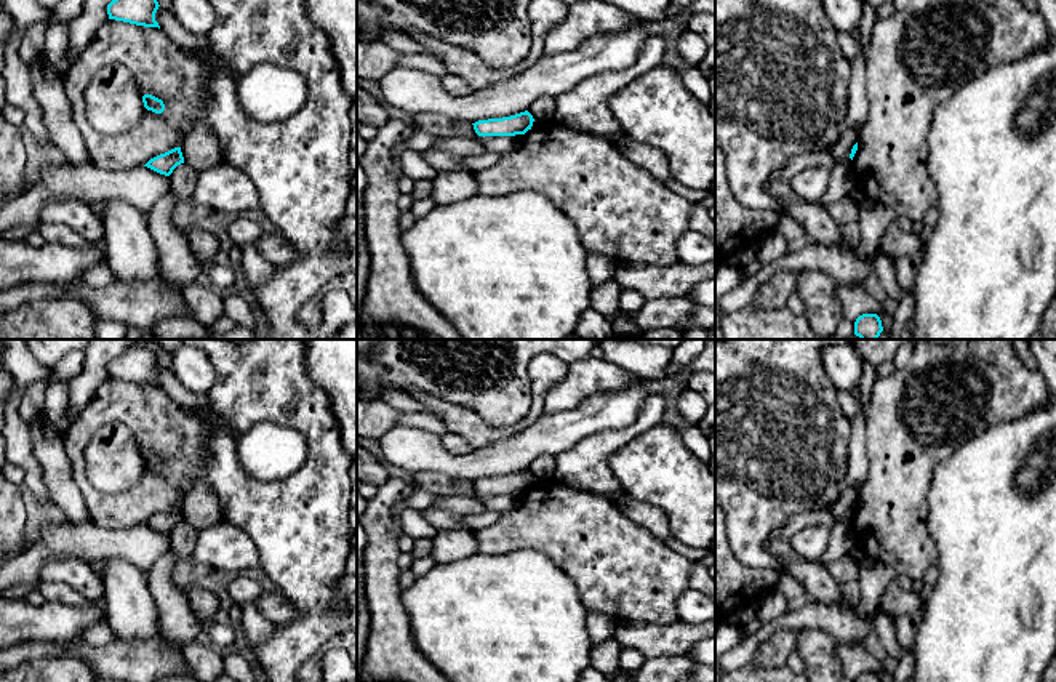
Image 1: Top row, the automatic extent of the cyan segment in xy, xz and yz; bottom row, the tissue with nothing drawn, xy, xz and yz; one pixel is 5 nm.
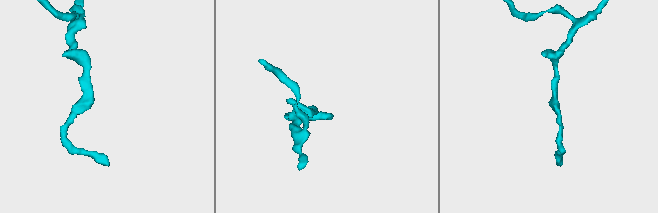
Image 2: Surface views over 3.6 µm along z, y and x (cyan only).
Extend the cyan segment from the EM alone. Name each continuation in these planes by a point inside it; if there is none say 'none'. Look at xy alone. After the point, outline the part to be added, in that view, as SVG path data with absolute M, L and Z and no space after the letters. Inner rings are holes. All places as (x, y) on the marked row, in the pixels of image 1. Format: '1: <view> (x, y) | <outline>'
none

